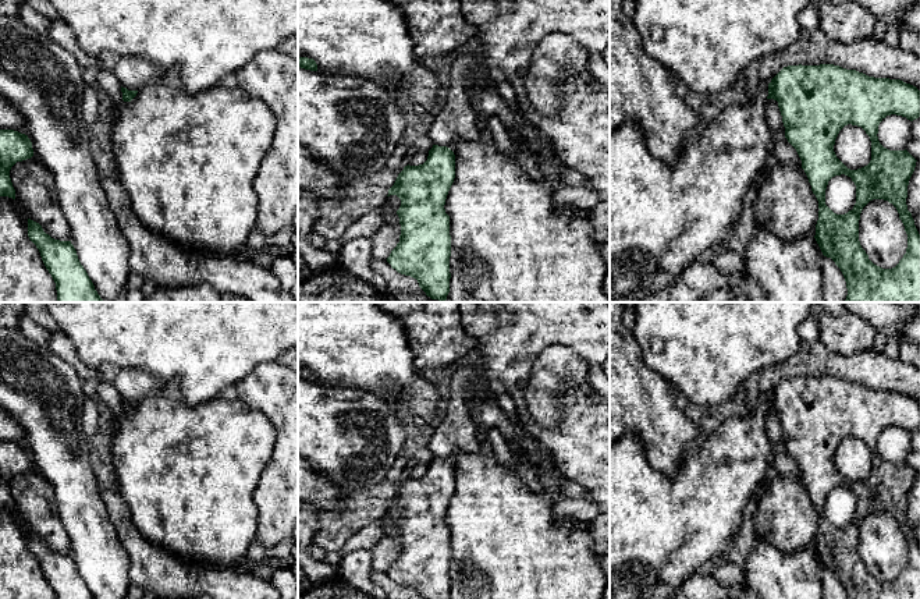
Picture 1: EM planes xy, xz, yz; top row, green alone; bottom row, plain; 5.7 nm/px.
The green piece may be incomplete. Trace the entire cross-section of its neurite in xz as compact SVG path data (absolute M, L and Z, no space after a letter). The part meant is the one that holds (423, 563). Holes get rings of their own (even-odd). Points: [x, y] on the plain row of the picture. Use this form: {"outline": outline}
{"outline": "M433 457L427 472L419 478L405 478L388 501L387 508L397 507L401 511L397 522L401 547L387 574L398 585L416 591L419 599L450 599L451 547L444 517L454 490L454 464L447 458Z"}

